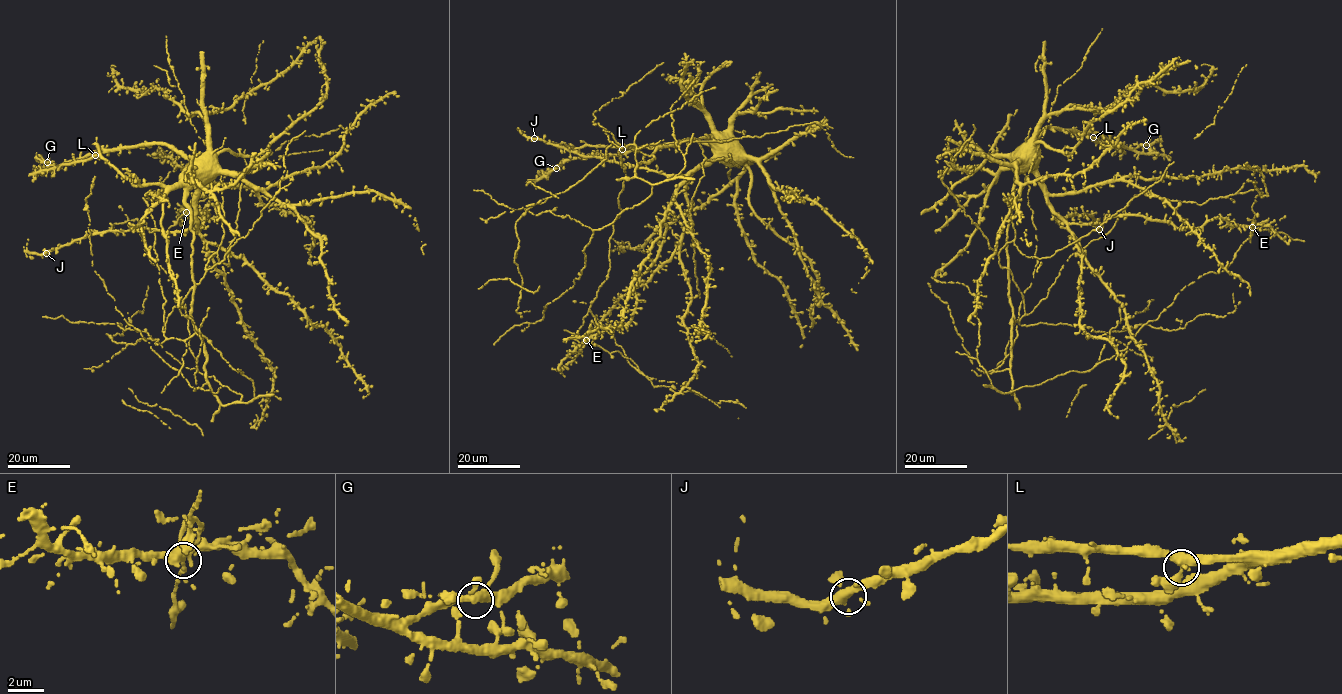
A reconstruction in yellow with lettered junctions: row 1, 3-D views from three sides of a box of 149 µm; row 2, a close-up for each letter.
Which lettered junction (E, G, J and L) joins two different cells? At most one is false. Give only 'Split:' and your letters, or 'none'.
Split: none

